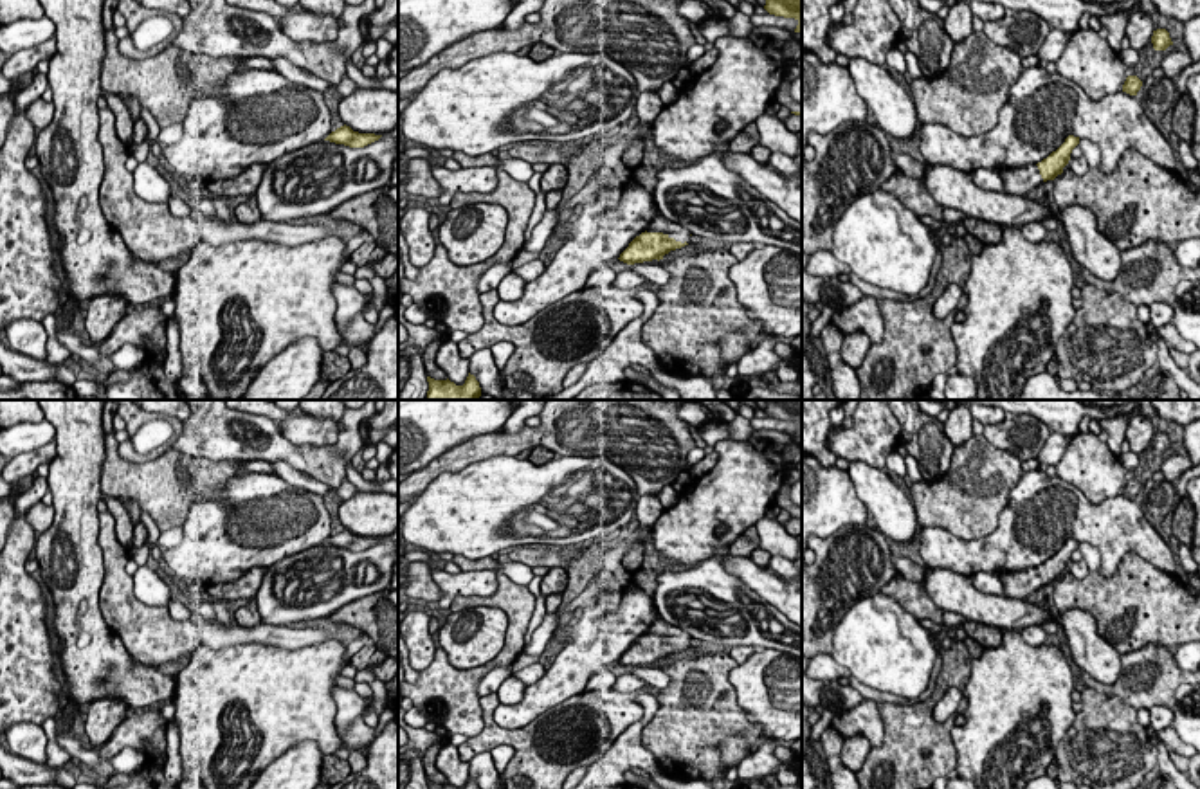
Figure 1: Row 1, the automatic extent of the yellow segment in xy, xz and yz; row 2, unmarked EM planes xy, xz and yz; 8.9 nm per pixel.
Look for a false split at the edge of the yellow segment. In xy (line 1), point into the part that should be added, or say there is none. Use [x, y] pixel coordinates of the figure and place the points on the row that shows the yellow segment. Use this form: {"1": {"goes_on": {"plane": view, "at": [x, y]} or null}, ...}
{"1": {"goes_on": null}}

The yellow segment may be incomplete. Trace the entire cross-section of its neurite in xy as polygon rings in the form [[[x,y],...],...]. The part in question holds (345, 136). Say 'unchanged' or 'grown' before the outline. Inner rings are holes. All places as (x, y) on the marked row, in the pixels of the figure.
unchanged; [[[341,126],[335,132],[332,132],[324,141],[335,142],[335,144],[344,144],[350,148],[364,148],[375,141],[378,141],[382,135],[375,133],[359,133],[353,132],[350,126]]]

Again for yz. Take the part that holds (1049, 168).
grown; [[[1068,135],[1065,142],[1038,164],[1027,164],[1002,173],[1004,191],[1016,196],[1027,196],[1041,182],[1054,180],[1063,173],[1070,160],[1072,150],[1079,144],[1079,137]]]

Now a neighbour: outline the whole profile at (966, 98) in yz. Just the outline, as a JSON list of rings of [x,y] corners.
[[[973,31],[964,41],[953,43],[951,59],[944,72],[930,79],[912,79],[910,90],[921,124],[944,124],[962,137],[977,137],[998,122],[998,112],[1009,99],[1009,88],[1023,72],[1022,58],[991,41],[984,31]]]

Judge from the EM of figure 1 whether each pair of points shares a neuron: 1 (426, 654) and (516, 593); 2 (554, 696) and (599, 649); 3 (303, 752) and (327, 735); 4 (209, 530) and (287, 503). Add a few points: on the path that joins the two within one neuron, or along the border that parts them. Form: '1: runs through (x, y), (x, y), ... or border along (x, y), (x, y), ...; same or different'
1: border along (436, 647), (435, 658), (418, 671); different
2: runs through (561, 683), (586, 658); same
3: border along (325, 753), (316, 743), (300, 741), (276, 757); different
4: runs through (229, 530), (244, 530), (260, 519), (267, 519); same

